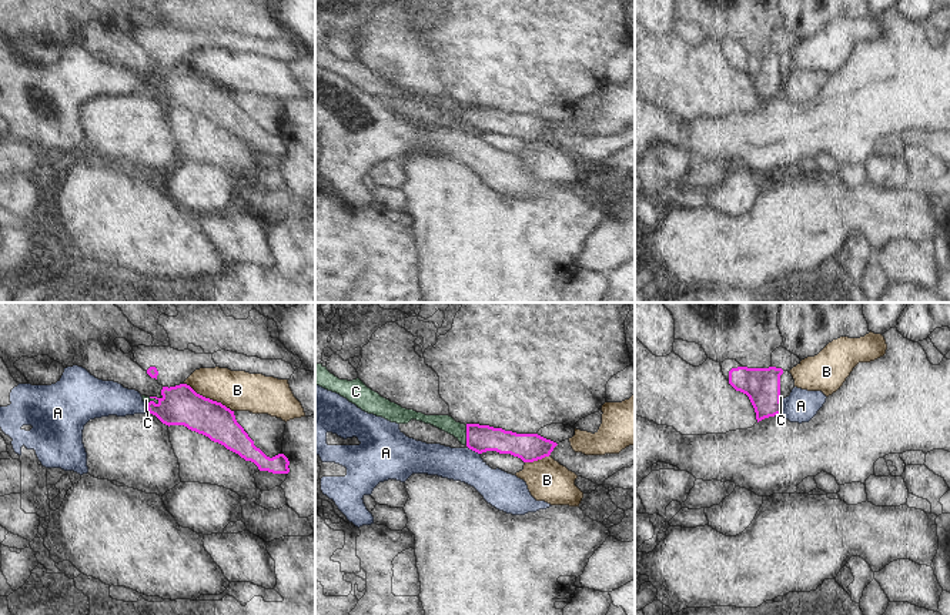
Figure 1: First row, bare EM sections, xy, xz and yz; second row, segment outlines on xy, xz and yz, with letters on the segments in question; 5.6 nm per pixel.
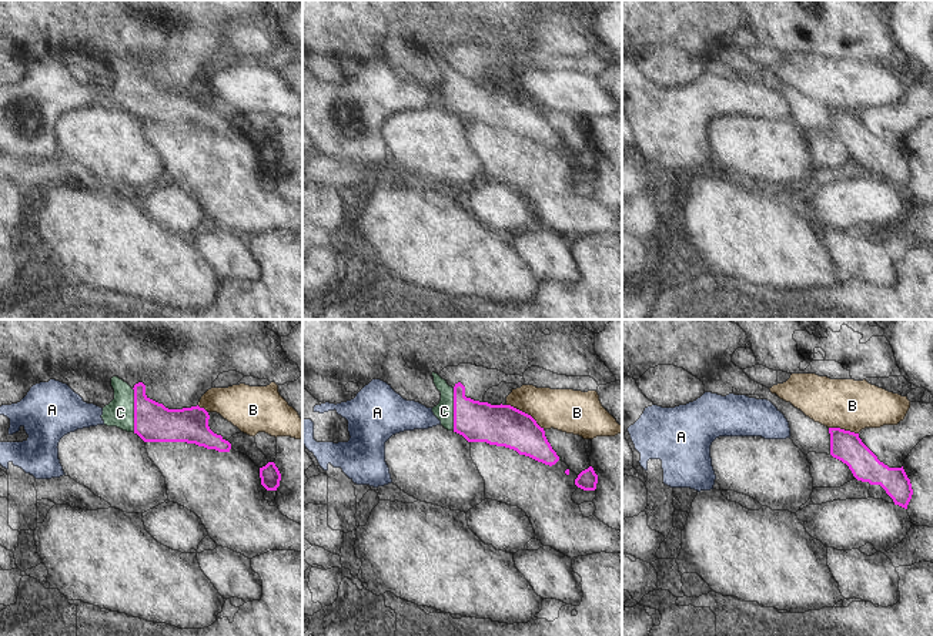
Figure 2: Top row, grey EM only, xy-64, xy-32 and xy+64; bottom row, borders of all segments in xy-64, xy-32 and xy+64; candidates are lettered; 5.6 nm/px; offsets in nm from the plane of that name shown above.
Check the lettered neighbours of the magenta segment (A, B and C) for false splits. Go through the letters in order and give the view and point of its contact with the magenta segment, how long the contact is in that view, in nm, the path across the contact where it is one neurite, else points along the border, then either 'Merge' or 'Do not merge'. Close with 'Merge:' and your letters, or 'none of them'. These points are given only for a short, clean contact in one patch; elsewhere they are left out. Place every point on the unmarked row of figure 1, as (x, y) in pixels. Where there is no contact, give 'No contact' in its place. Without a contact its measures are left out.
A: Touches magenta at xz (474, 130). Shared border 80 nm. Boundary: xz (468, 127), (479, 134). Do not merge
B: Touches magenta at xy (208, 79). Shared border 320 nm. Boundary: xy (184, 63), (233, 92). Do not merge
C: Touches magenta at xz (467, 116). Shared border 110 nm. Merge
Merge: C.

